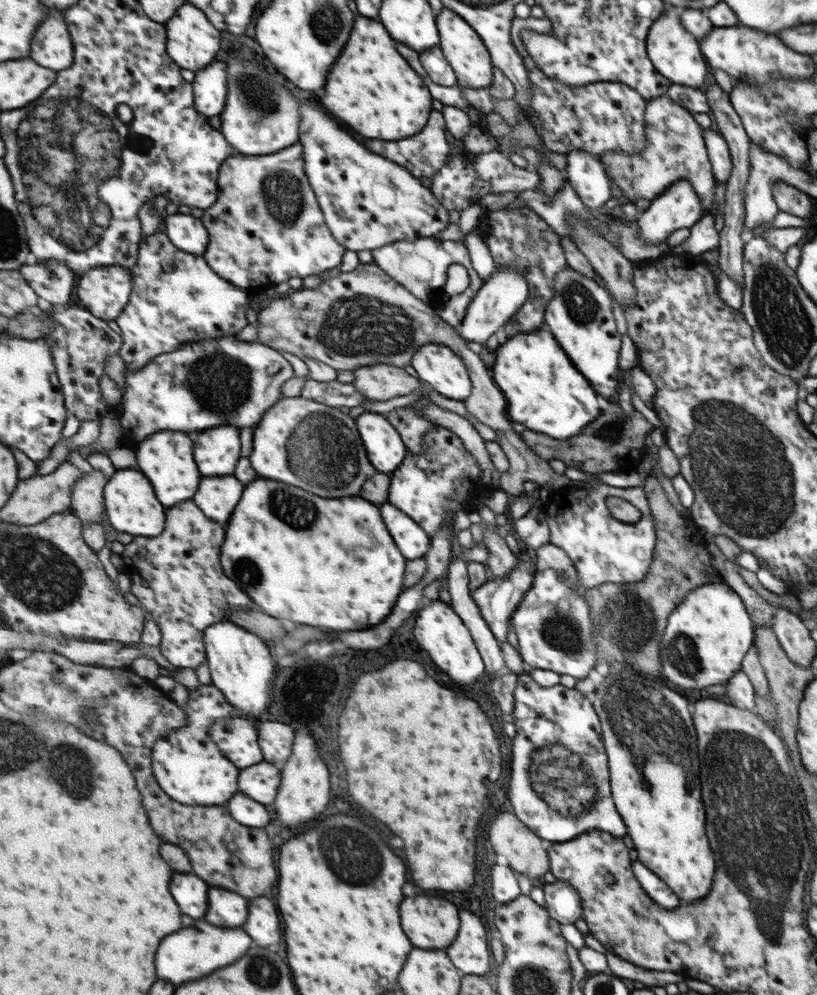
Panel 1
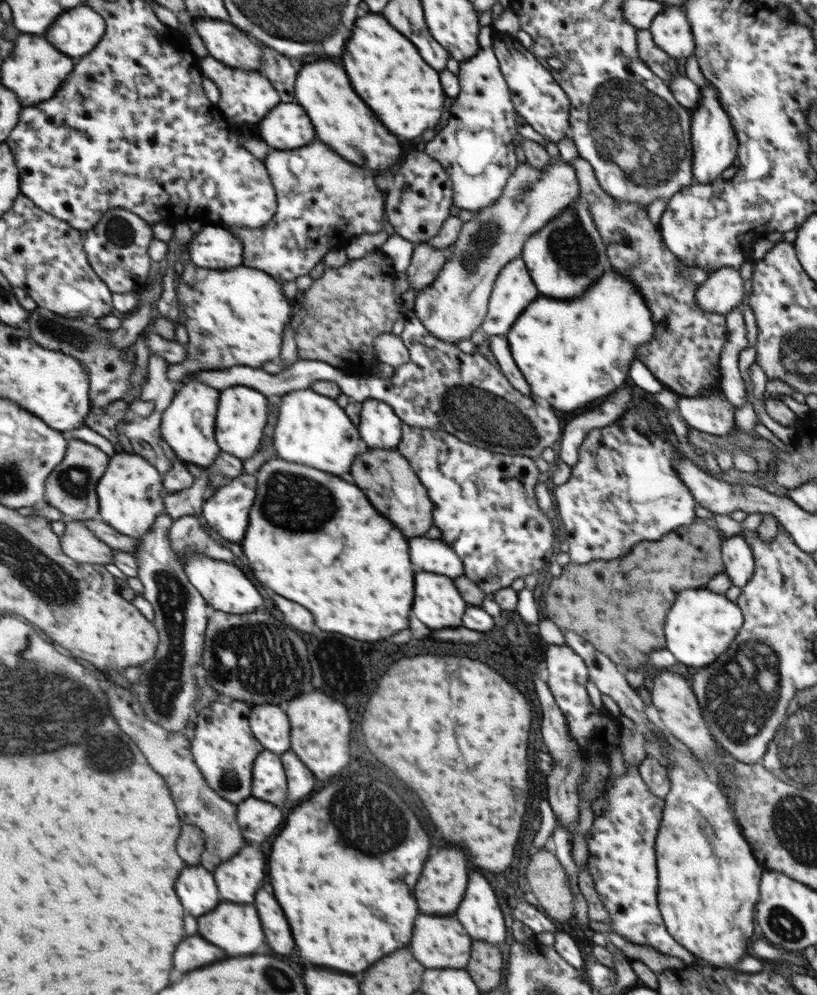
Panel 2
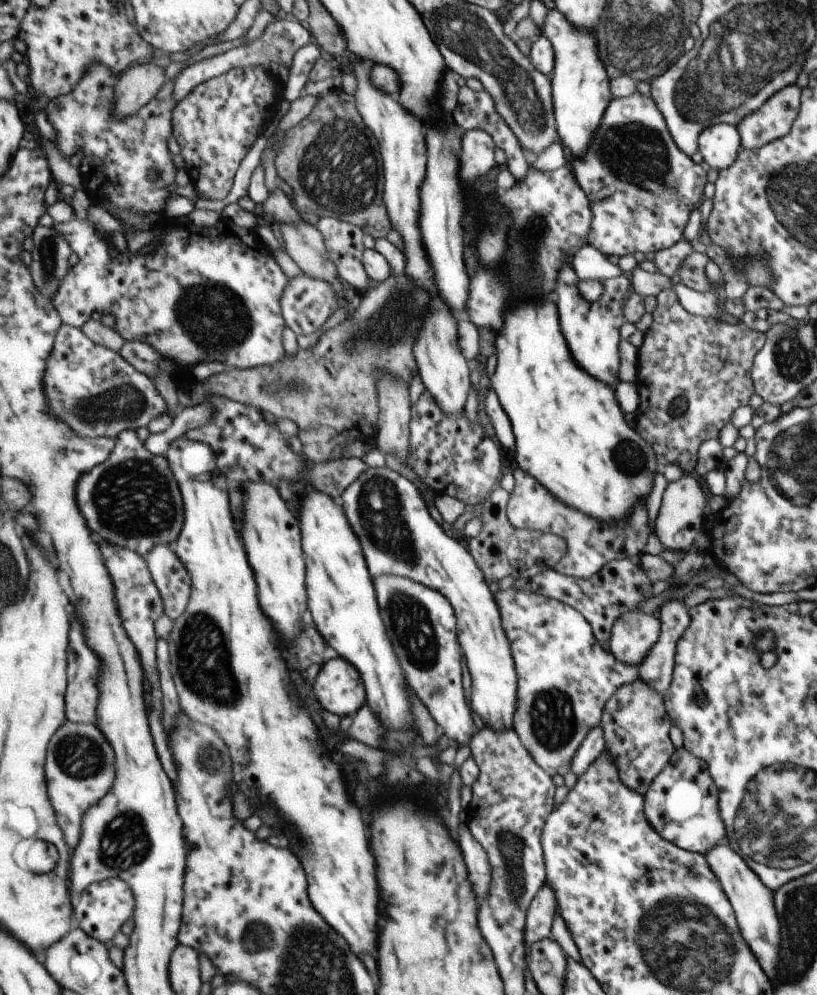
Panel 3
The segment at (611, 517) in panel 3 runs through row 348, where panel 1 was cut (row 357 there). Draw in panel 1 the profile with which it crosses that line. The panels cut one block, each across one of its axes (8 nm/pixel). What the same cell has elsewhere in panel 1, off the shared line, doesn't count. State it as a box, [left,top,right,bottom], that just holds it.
[491,328,601,440]

